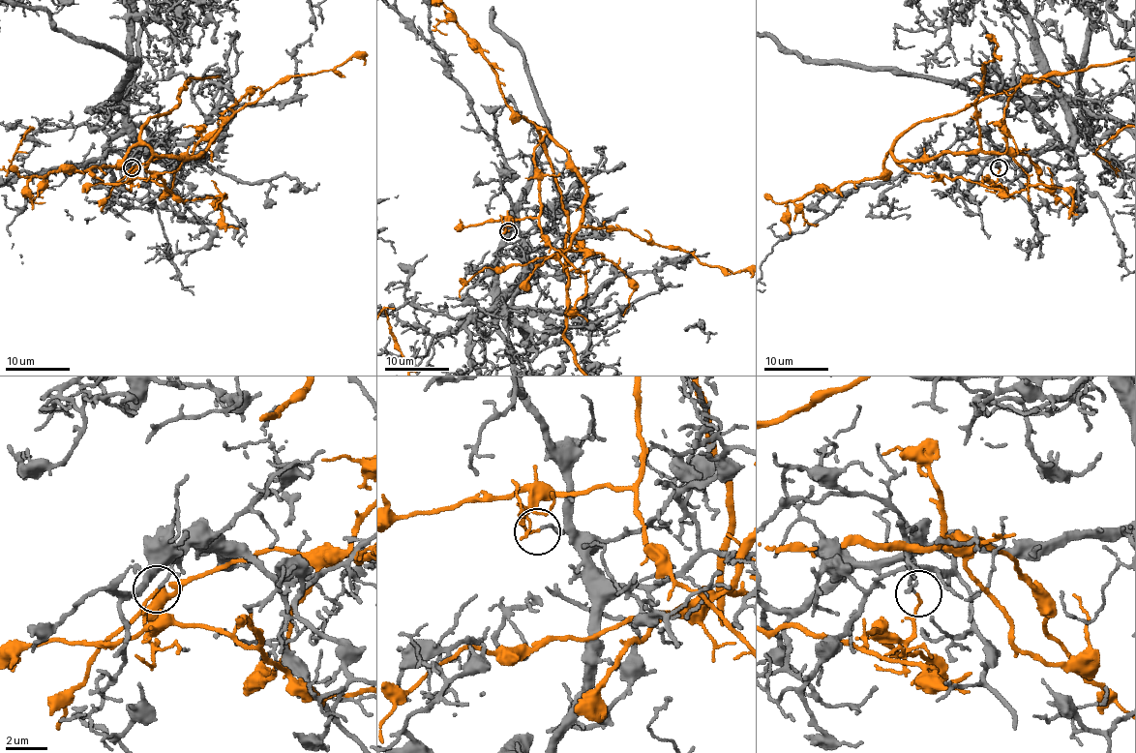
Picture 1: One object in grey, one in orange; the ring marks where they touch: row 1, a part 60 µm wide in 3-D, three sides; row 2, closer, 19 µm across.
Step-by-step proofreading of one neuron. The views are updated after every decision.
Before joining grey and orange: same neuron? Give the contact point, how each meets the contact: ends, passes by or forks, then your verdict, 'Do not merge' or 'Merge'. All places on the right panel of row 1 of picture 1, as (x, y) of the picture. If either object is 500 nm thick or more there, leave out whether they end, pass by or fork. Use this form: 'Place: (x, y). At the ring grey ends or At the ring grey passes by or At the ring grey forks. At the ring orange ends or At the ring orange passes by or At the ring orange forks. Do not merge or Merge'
Place: (999, 167). At the ring grey passes by. At the ring orange ends. Do not merge

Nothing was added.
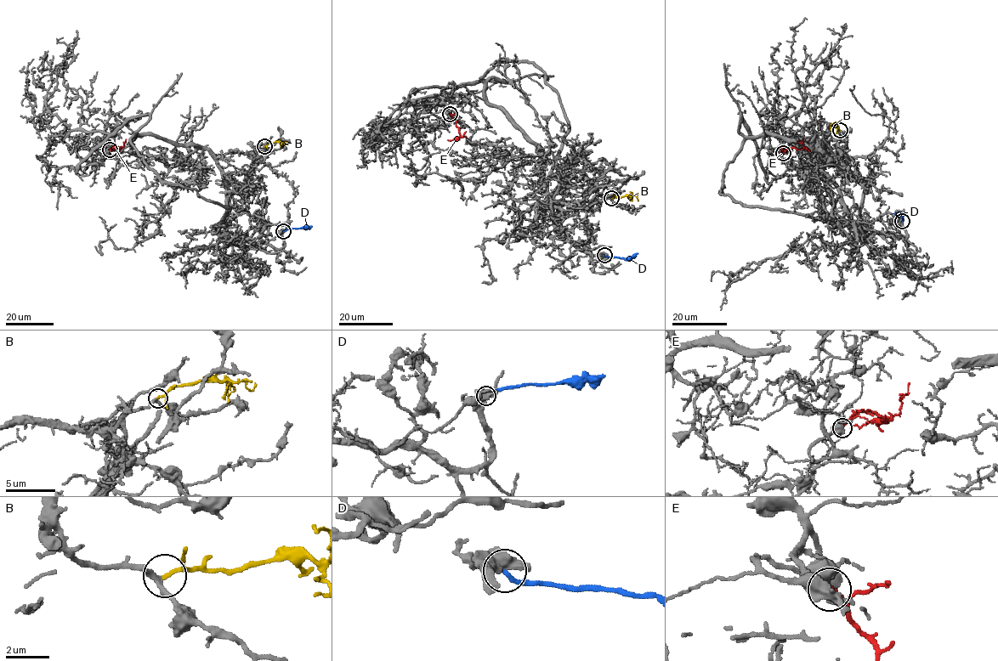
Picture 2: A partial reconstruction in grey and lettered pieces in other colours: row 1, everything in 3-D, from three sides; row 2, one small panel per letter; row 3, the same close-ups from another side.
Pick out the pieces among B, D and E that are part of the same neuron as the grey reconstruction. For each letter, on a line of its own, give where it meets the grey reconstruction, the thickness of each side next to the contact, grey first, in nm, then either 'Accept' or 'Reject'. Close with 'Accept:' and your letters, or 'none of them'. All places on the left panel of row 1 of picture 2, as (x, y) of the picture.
B: Touches grey at (264, 146). Thickness 240 nm (grey) against 130 nm. Accept
D: Touches grey at (283, 231). Thickness 900 nm (grey) against 220 nm. Reject
E: Touches grey at (110, 149). Thickness 550 nm (grey) against 220 nm. Accept
Accept: B, E

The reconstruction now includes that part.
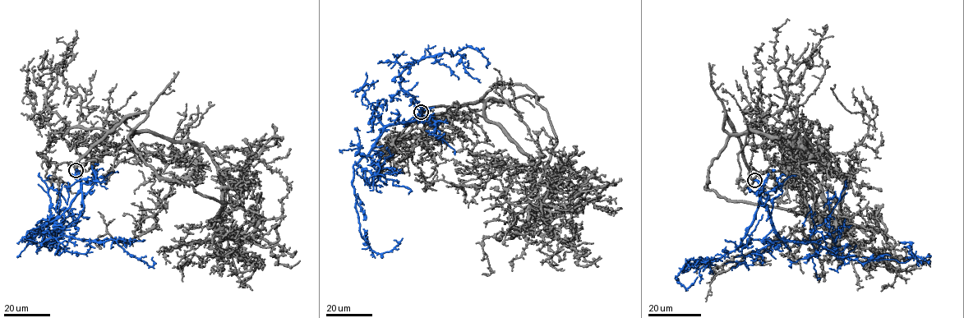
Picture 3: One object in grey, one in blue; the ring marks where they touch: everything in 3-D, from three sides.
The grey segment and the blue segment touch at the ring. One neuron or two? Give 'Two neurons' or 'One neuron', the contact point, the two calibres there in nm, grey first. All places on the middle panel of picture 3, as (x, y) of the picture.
One neuron. Place: (421, 112). Thickness 360 nm (grey) against 550 nm

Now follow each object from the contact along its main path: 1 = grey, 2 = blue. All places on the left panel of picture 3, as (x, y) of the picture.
1: (76, 169), (127, 116), (145, 112), (132, 131), (204, 147), (230, 238), (159, 254)
2: (76, 169), (80, 191), (29, 237), (38, 246), (84, 254), (90, 246), (84, 241)

